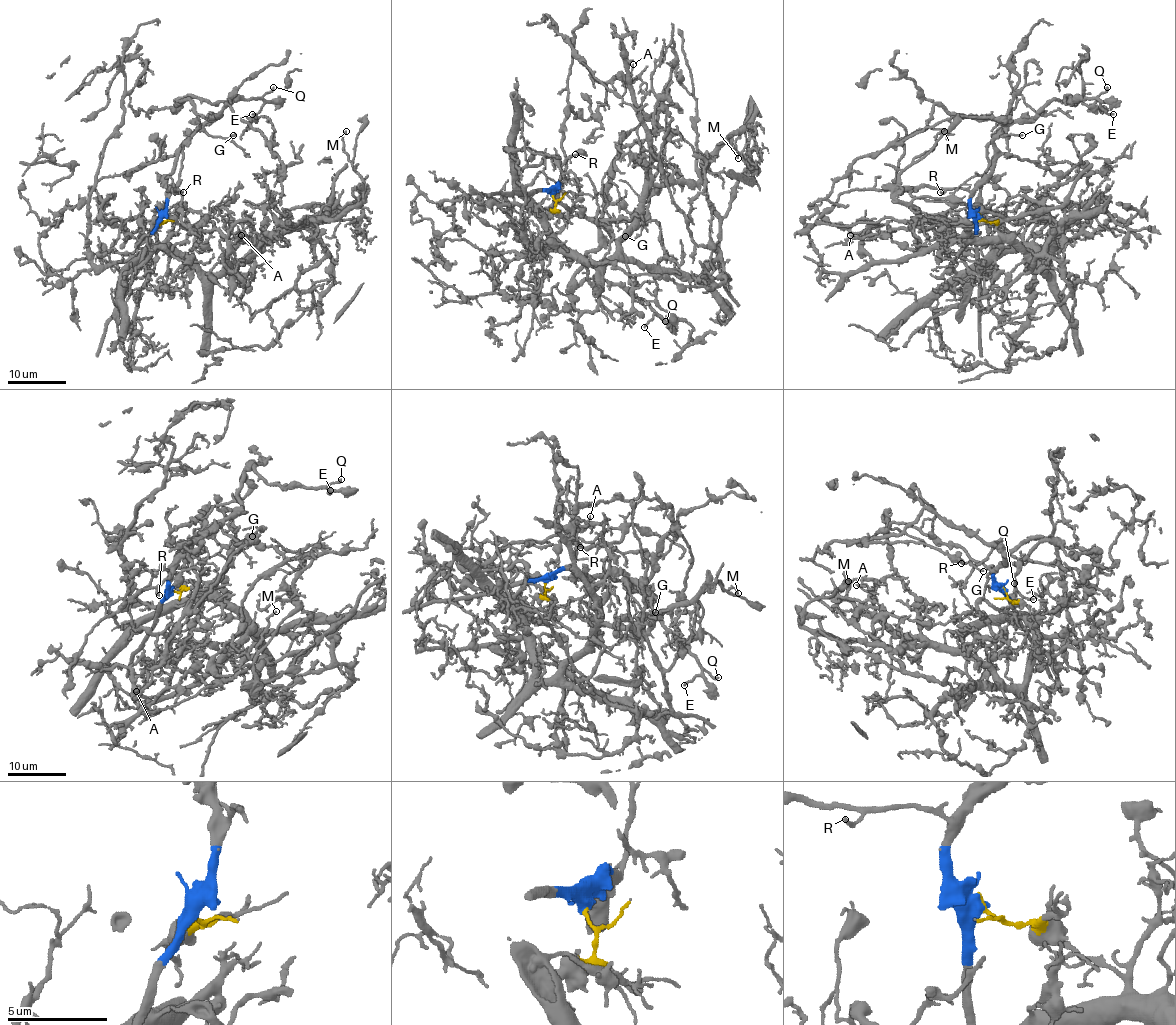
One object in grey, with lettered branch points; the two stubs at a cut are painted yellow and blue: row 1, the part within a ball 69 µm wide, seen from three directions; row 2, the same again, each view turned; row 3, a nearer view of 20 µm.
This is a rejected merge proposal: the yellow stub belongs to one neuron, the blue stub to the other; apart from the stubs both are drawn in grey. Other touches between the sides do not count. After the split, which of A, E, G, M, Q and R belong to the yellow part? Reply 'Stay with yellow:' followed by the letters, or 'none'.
Stay with yellow: A, M

